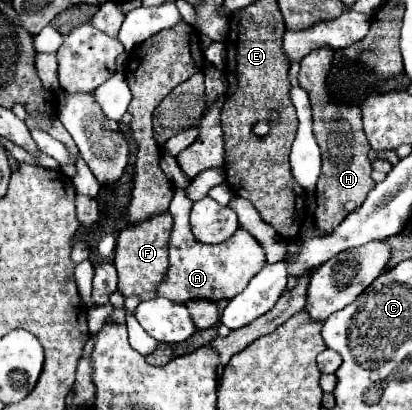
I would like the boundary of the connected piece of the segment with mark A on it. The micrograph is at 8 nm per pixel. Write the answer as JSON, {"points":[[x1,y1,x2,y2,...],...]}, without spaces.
{"points":[[176,187,174,199,168,209,168,213,174,219,172,233,170,233,170,247,168,247,170,265,164,275,164,281,160,281,156,289,156,297,166,297,180,305,192,299,208,299,208,301,232,299,234,295,244,291,248,281,266,265,264,251,258,245,258,241,244,229,238,229,234,237,218,245,204,245,196,241,190,231,190,221,188,221,190,209,192,209,192,201,188,199,186,189]]}

